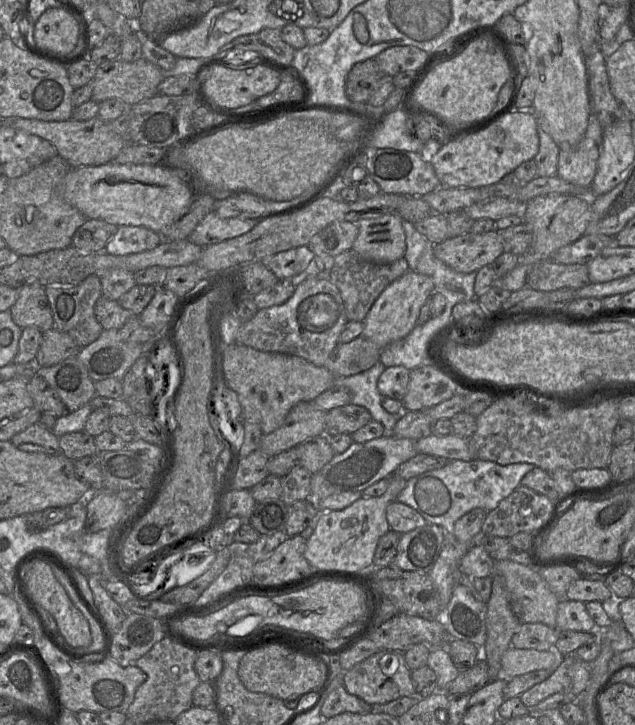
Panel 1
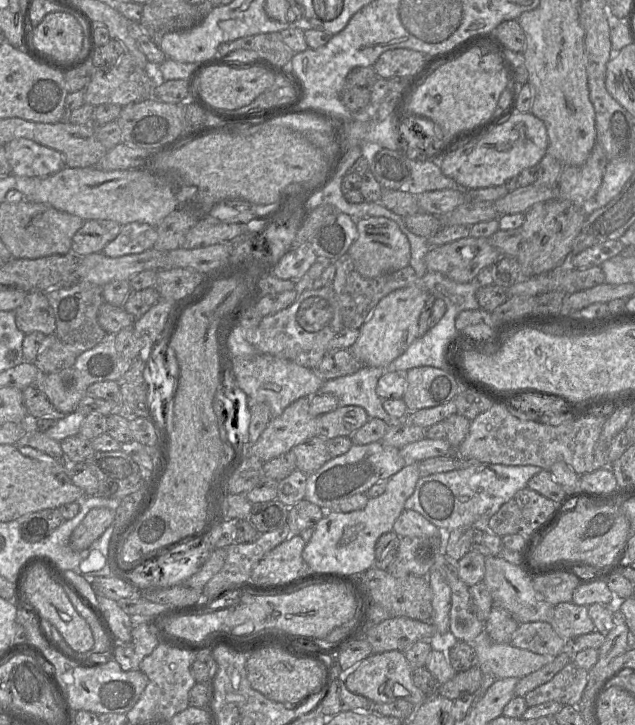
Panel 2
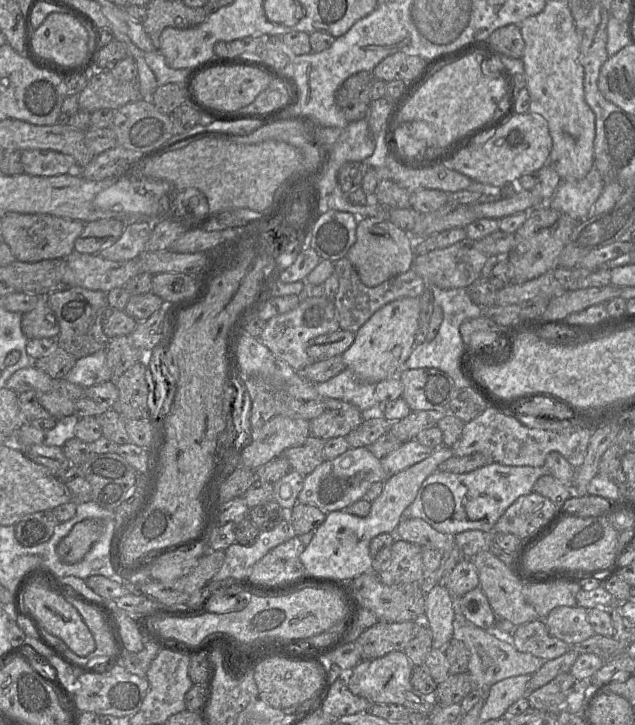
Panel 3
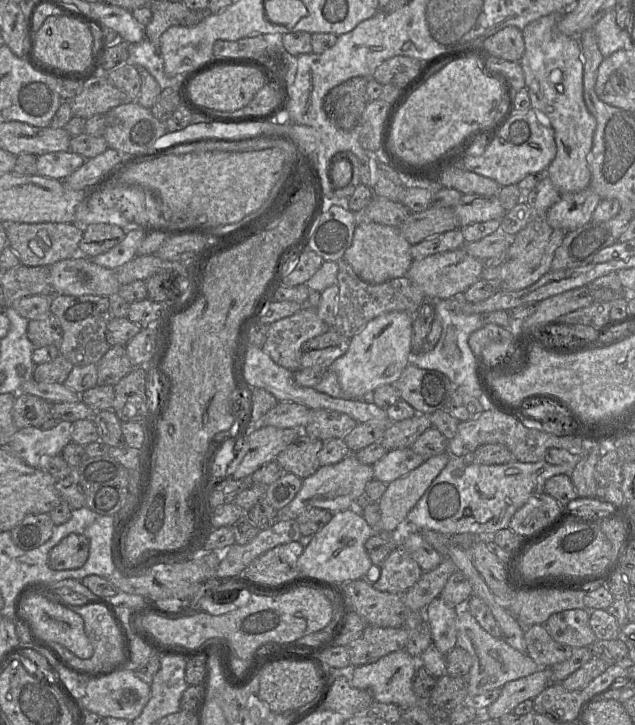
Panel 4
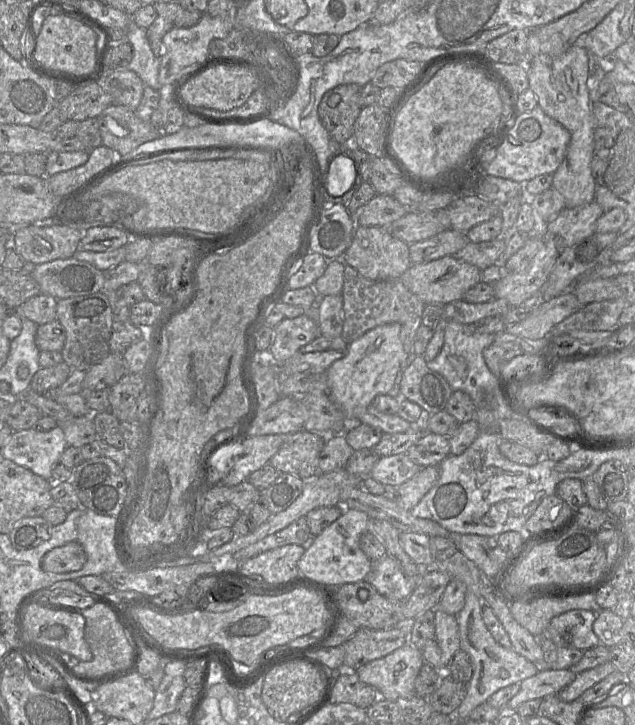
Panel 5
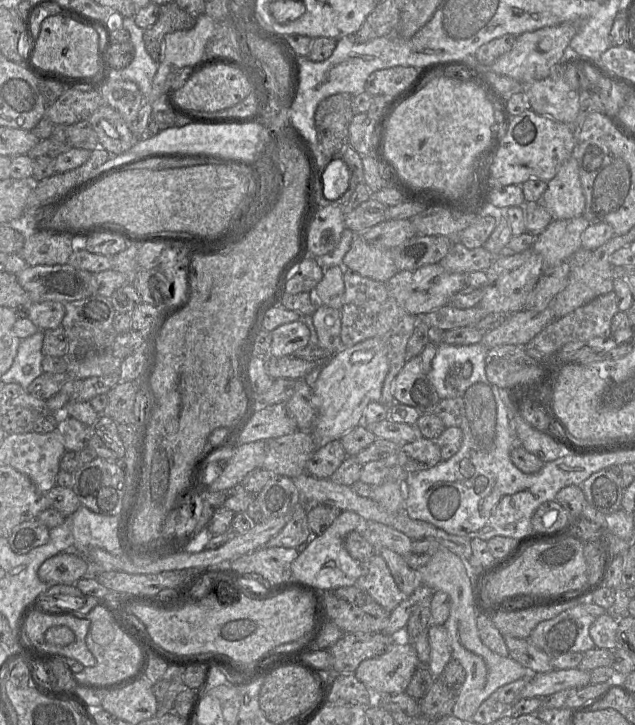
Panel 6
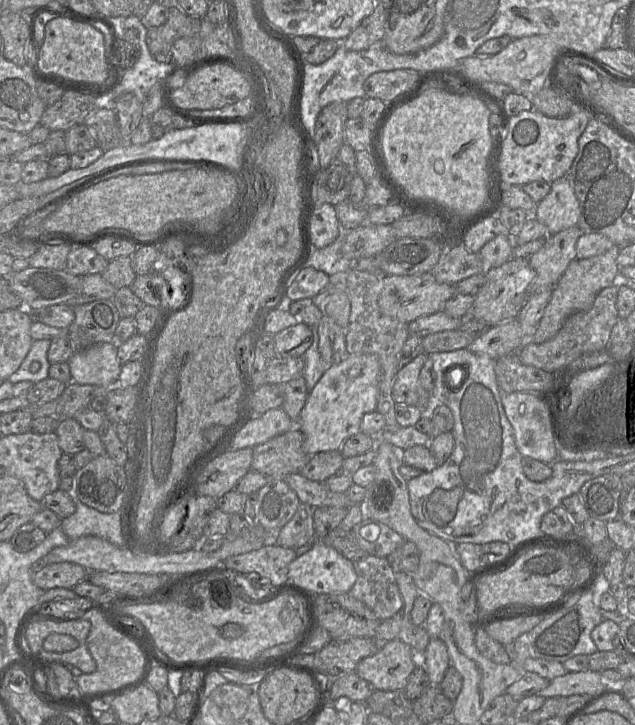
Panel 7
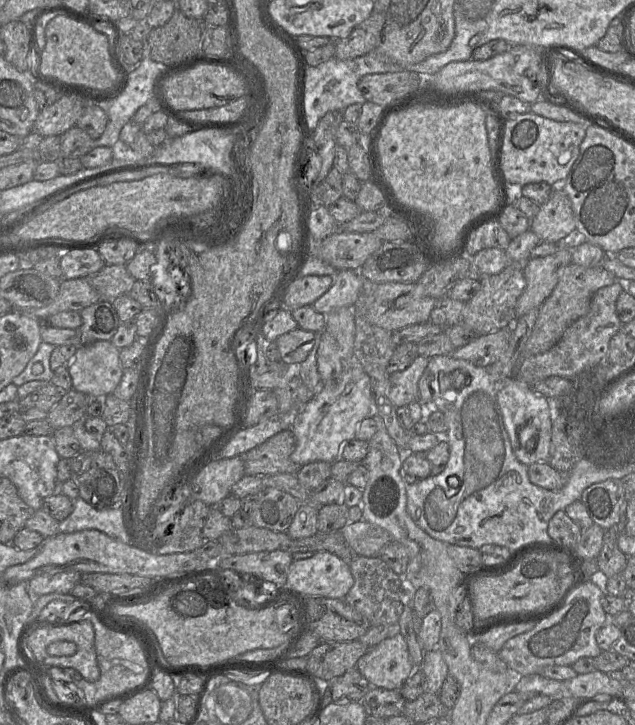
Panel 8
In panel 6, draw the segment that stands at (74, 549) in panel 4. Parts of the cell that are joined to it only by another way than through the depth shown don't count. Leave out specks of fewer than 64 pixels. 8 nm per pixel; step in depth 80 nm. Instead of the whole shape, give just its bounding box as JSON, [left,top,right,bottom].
[38,550,88,586]

